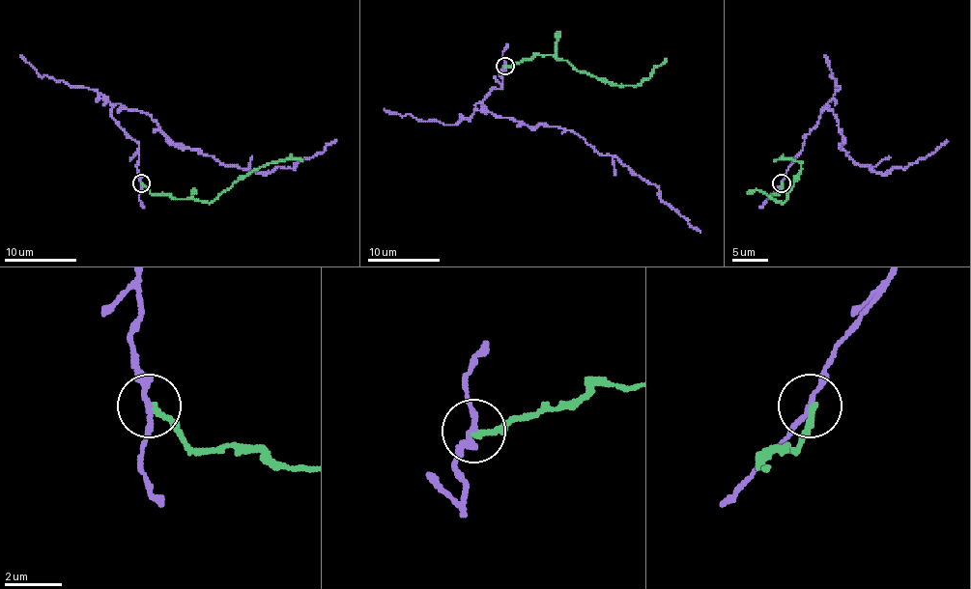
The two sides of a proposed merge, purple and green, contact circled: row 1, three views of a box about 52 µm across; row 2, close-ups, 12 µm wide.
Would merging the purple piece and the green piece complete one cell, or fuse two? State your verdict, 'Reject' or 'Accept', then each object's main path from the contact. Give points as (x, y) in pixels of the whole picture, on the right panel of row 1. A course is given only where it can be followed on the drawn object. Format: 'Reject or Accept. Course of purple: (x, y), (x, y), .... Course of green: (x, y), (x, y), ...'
Reject. Course of purple: (781, 182), (826, 103), (833, 113), (845, 154), (879, 174), (887, 174), (894, 166), (903, 168), (948, 141). Course of green: (781, 182), (777, 193), (770, 199), (783, 203), (799, 176), (801, 163), (791, 159), (774, 161)

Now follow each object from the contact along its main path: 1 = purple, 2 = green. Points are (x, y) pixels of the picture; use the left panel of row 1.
1: (140, 182), (139, 145), (112, 116), (117, 103), (146, 113), (173, 143), (261, 174), (294, 168), (336, 141)
2: (140, 182), (152, 193), (167, 193), (177, 199), (211, 203), (246, 176), (270, 163), (286, 159), (302, 161)

